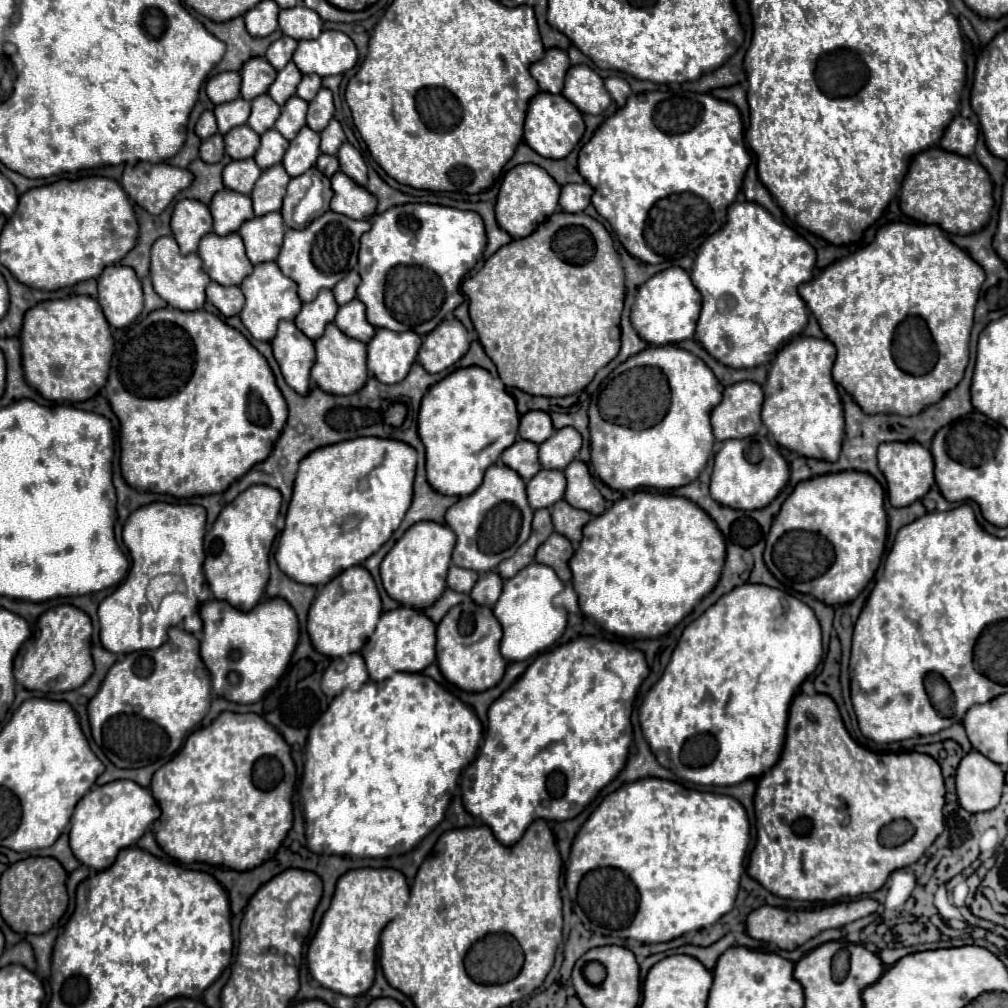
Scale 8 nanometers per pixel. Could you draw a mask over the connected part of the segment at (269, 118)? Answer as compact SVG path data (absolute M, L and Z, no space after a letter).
M261 94L251 102L251 116L249 116L249 128L253 128L257 134L267 132L269 128L273 128L273 124L277 122L281 114L281 108L277 102L273 102L271 96Z

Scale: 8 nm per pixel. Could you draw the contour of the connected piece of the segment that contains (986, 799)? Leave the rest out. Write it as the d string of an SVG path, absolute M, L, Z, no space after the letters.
M971 750L959 764L955 776L956 795L959 804L971 812L987 812L999 804L1001 790L1005 786L1005 774L999 764Z

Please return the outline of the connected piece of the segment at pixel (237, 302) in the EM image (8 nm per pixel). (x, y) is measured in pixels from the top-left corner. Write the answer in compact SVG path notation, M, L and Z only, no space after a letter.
M211 282L207 288L207 300L221 312L221 316L231 318L237 316L245 304L245 296L239 290L239 286L221 286L217 282Z

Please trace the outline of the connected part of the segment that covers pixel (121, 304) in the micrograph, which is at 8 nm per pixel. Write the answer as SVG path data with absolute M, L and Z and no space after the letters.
M107 266L99 276L97 300L113 328L129 326L143 310L143 290L133 268Z

